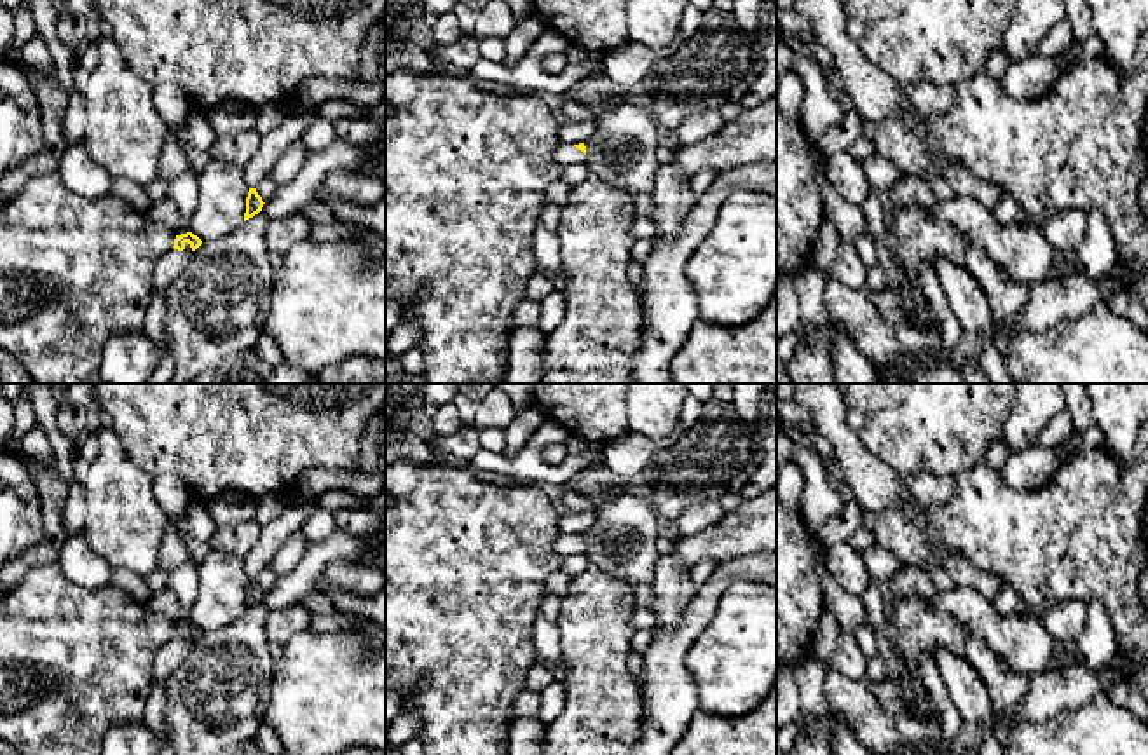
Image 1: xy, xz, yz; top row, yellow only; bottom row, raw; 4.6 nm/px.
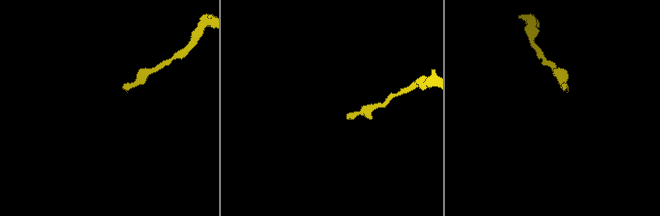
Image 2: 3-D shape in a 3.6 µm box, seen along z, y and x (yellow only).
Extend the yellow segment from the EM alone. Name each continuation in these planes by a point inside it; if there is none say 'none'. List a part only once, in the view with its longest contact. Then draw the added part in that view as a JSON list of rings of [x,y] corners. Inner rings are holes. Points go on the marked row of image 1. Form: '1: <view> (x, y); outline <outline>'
1: xy (171, 262); outline [[[185,242],[183,251],[174,248],[167,251],[155,265],[152,289],[162,291],[166,296],[174,275],[192,260],[192,255],[194,251],[188,242]]]

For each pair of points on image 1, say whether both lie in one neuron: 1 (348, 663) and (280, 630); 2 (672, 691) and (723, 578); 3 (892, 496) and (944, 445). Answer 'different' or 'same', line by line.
1: different
2: same
3: different

